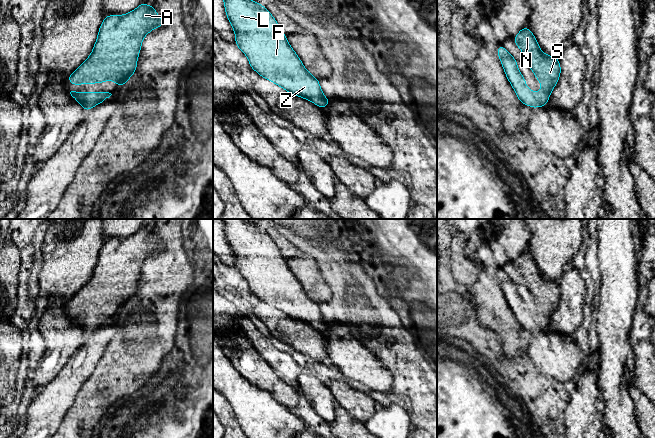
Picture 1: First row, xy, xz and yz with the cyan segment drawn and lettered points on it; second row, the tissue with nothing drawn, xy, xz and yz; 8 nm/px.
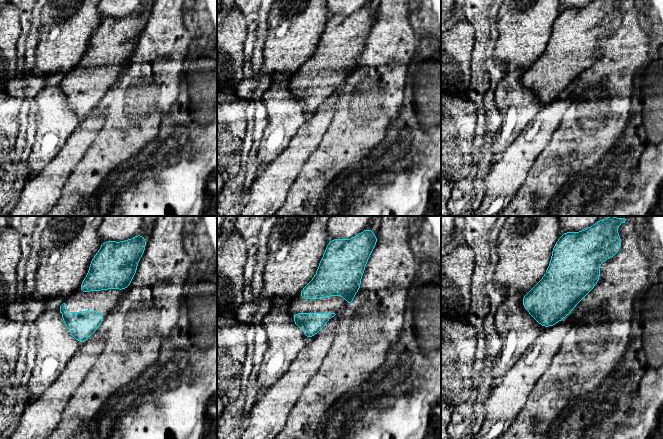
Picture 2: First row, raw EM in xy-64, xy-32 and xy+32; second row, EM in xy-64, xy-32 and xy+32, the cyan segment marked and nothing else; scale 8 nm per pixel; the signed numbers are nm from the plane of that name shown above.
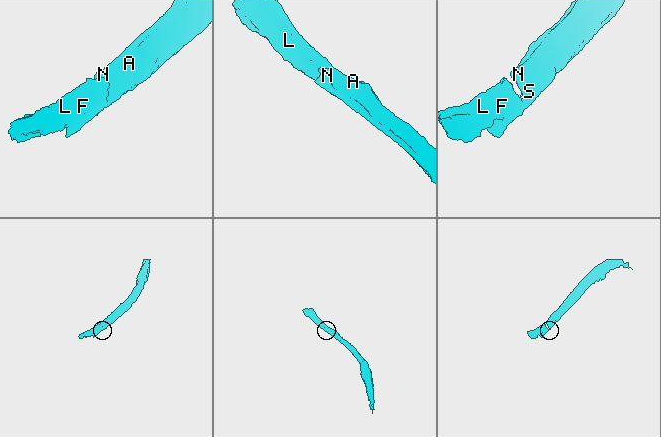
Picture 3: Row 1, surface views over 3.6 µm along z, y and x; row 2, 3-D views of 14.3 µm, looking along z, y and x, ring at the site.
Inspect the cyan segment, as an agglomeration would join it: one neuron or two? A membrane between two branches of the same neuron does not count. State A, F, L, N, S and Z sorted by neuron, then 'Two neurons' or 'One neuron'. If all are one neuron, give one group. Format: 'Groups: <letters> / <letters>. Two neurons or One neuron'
Groups: A F L N S Z. One neuron

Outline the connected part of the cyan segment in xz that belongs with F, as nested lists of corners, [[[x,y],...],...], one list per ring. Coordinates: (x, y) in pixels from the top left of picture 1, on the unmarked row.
[[[243,219],[221,221],[235,256],[235,268],[247,280],[250,292],[324,334],[330,324],[323,319],[319,303],[303,290],[267,231]]]

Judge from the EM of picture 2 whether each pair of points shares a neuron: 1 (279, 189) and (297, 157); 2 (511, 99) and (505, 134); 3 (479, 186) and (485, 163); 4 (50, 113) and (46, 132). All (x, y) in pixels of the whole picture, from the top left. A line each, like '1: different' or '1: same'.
1: same
2: same
3: same
4: same

